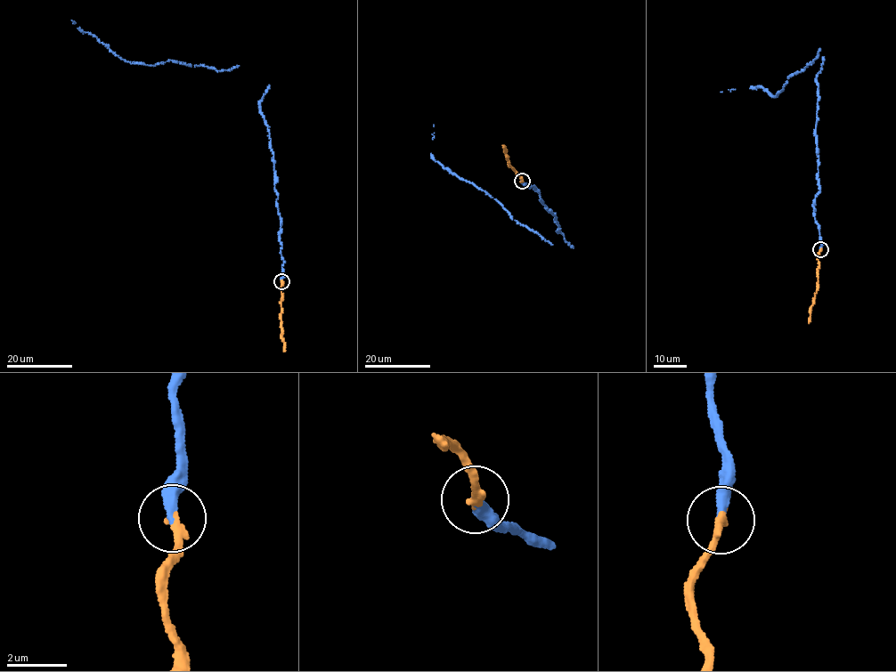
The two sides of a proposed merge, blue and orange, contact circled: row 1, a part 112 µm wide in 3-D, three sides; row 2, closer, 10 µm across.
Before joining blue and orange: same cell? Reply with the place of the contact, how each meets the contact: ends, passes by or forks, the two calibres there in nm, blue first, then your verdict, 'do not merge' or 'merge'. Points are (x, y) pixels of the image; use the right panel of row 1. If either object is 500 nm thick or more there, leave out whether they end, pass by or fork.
at (820, 249); blue ends there; orange ends there; 360 nm thick on the blue side, 280 nm on the other; merge

